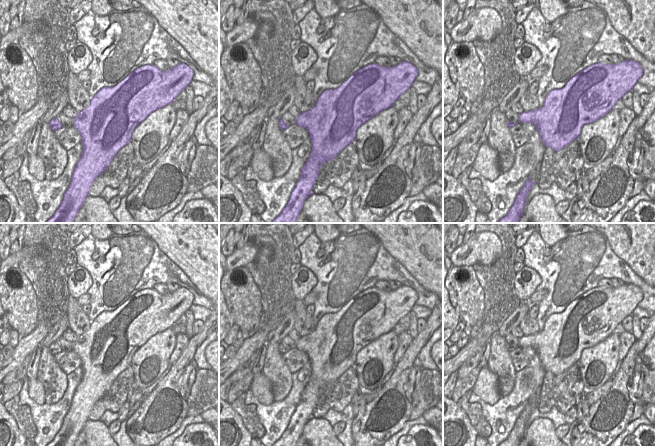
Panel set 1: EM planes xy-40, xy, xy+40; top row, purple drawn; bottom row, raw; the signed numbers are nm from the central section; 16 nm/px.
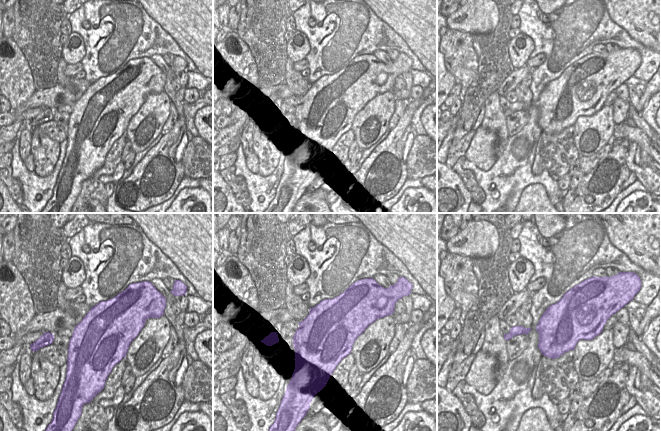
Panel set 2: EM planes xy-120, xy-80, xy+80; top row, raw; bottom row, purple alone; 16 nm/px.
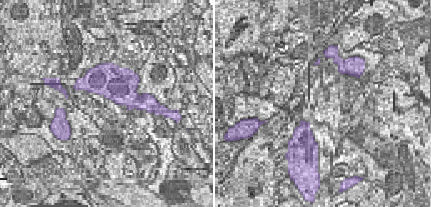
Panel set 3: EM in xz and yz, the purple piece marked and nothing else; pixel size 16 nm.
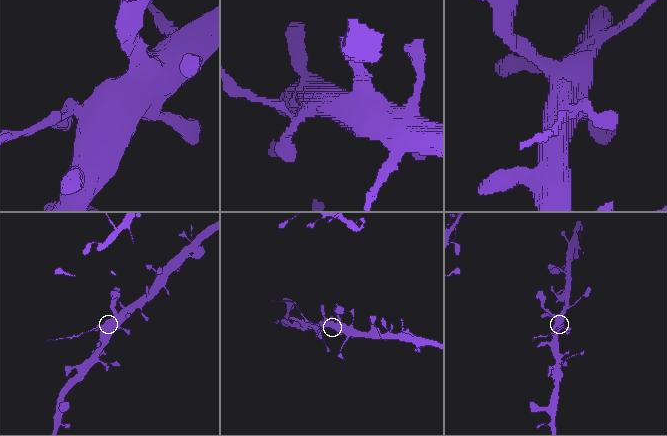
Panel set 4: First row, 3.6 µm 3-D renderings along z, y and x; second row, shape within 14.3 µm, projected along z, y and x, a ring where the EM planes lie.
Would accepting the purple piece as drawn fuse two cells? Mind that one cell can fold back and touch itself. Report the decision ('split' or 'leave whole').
split

